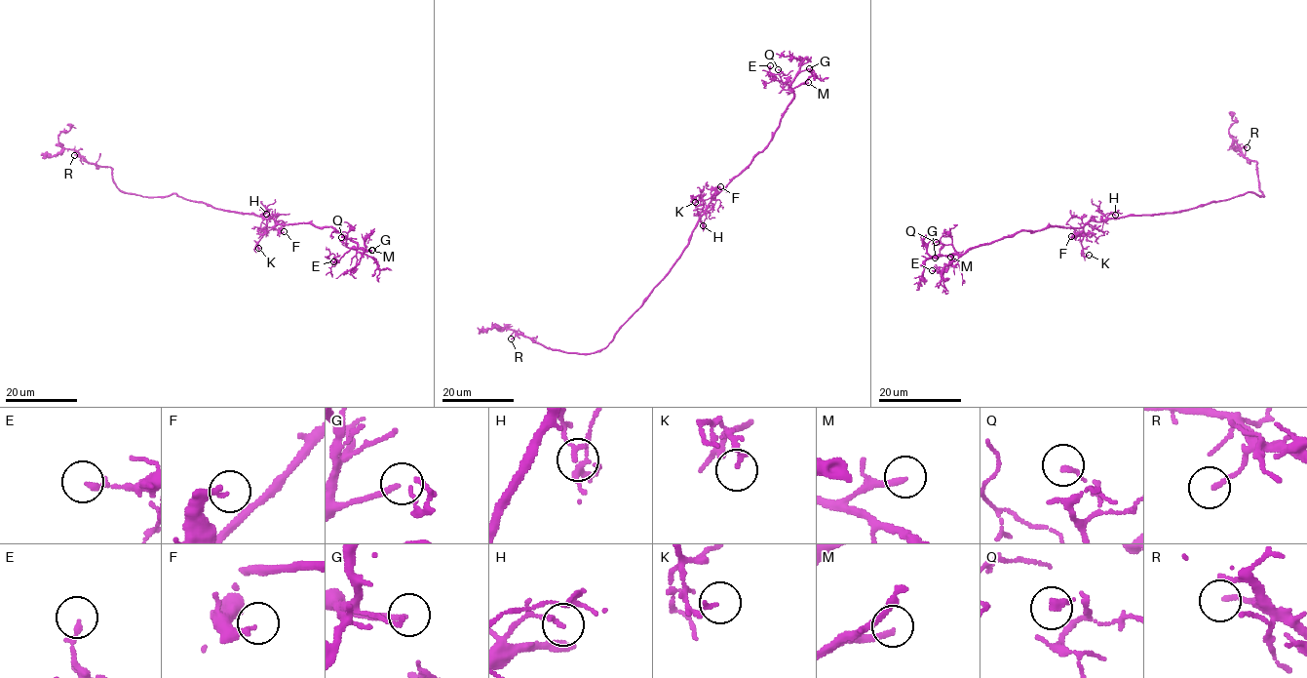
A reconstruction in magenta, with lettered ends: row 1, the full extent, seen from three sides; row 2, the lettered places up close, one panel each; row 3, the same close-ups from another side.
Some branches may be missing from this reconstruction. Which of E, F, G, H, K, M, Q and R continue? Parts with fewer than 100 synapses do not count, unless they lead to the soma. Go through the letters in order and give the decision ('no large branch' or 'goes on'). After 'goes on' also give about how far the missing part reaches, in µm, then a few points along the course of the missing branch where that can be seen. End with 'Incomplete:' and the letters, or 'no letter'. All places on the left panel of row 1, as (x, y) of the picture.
E: no large branch
F: no large branch
G: no large branch
H: no large branch
K: no large branch
M: goes on; missing 60 µm; course (371, 250), (389, 252), (405, 250), (406, 255), (401, 264), (388, 264), (371, 259), (356, 261), (337, 286)
Q: no large branch
R: no large branch
Incomplete: M

